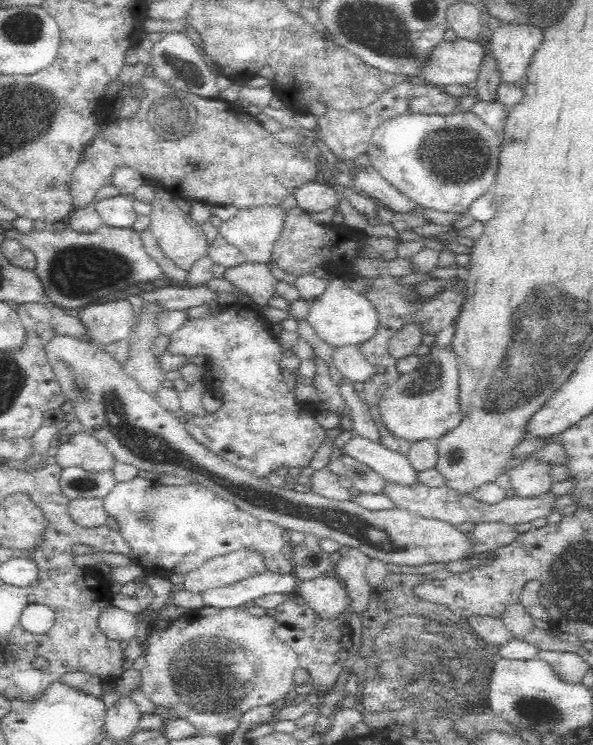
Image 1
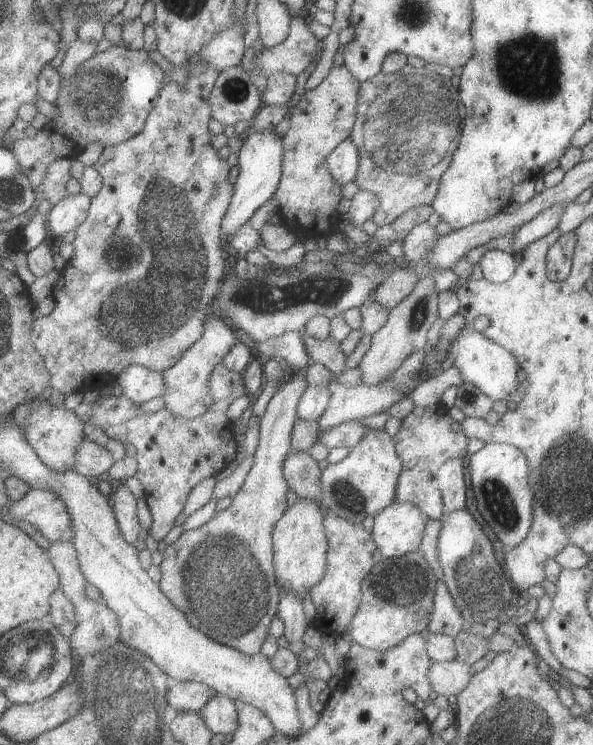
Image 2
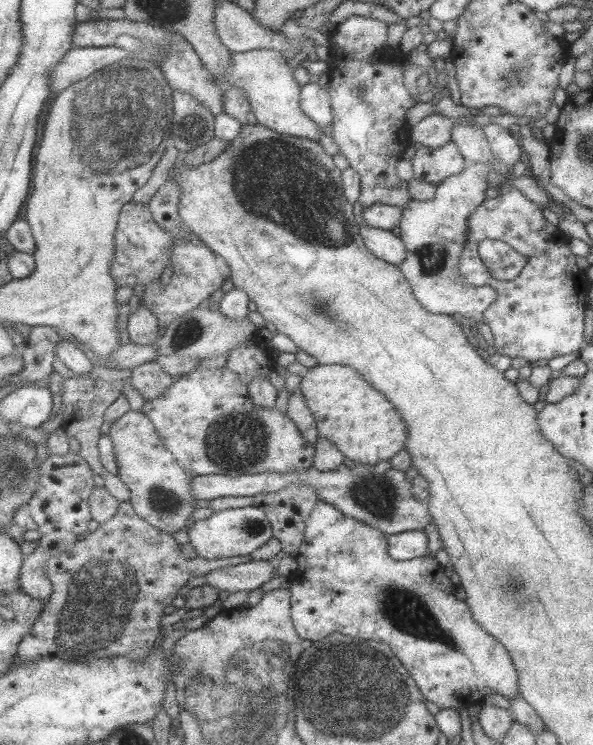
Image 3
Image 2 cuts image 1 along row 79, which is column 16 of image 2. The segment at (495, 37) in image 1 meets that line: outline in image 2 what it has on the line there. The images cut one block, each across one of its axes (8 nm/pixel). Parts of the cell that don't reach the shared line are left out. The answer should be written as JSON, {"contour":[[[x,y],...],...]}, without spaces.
{"contour":[[[31,489],[29,494],[13,502],[13,506],[1,508],[7,513],[3,518],[10,522],[29,522],[48,540],[74,542],[75,526],[73,518],[59,494],[51,490]]]}

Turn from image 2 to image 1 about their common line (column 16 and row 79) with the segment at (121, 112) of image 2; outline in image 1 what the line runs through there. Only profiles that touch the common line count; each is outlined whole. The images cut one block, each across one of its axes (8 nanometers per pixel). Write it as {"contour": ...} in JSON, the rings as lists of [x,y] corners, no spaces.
{"contour":[[[146,70],[136,72],[135,75],[140,79],[142,85],[146,87],[146,96],[142,98],[139,111],[134,117],[116,118],[115,122],[111,122],[110,124],[101,127],[98,135],[96,135],[92,142],[85,147],[84,152],[82,152],[82,160],[72,171],[69,180],[70,195],[72,196],[73,206],[75,208],[82,209],[93,204],[96,201],[95,195],[98,190],[103,186],[111,184],[112,171],[115,169],[115,166],[123,164],[138,169],[140,173],[146,175],[147,180],[150,180],[152,175],[158,177],[158,179],[162,179],[162,181],[164,181],[164,189],[166,189],[169,194],[172,194],[174,198],[188,198],[191,202],[204,202],[209,203],[212,206],[233,205],[237,209],[252,208],[254,206],[279,205],[286,200],[288,195],[293,195],[295,192],[294,188],[298,188],[298,186],[306,184],[306,182],[322,178],[318,160],[310,160],[306,155],[306,150],[302,149],[298,144],[290,142],[285,143],[279,140],[276,137],[276,134],[268,132],[257,119],[254,119],[253,115],[248,113],[245,108],[235,105],[234,101],[226,102],[222,98],[204,98],[196,94],[190,94],[189,92],[178,92],[173,88],[164,86]]]}

